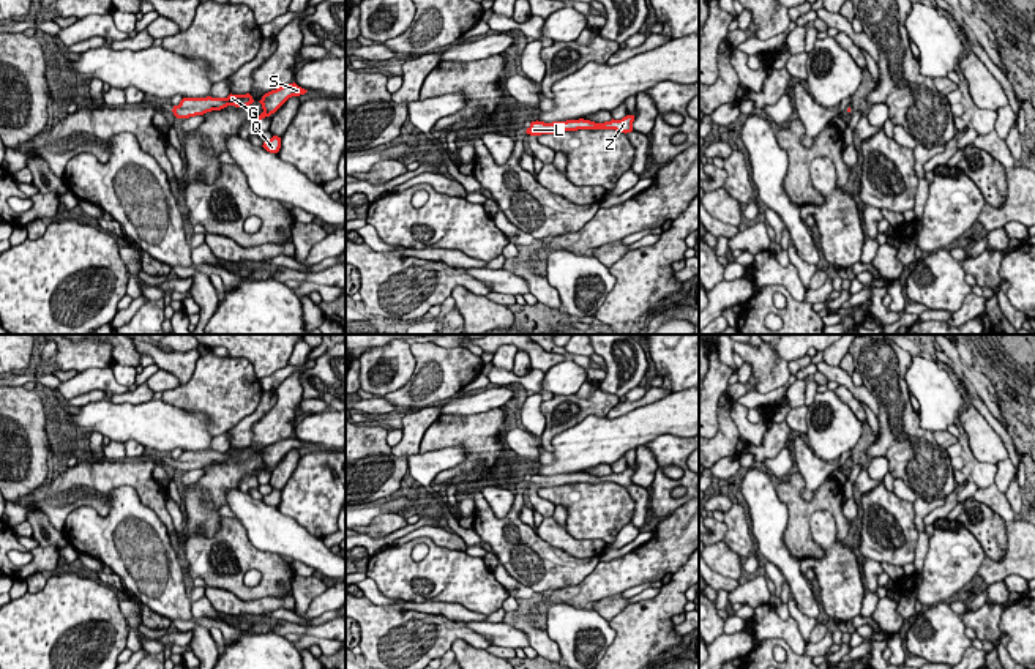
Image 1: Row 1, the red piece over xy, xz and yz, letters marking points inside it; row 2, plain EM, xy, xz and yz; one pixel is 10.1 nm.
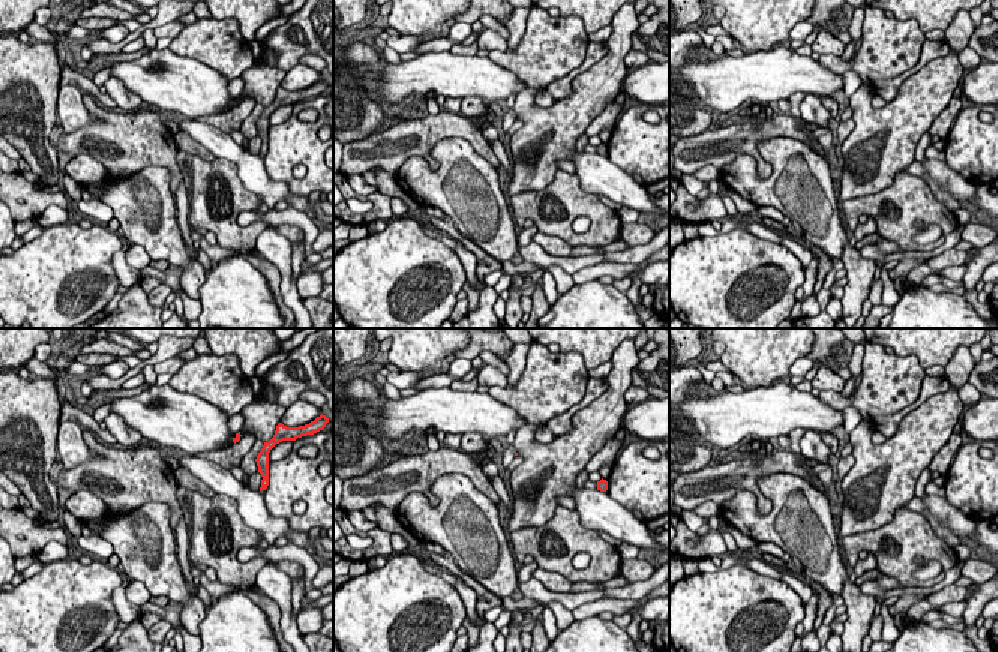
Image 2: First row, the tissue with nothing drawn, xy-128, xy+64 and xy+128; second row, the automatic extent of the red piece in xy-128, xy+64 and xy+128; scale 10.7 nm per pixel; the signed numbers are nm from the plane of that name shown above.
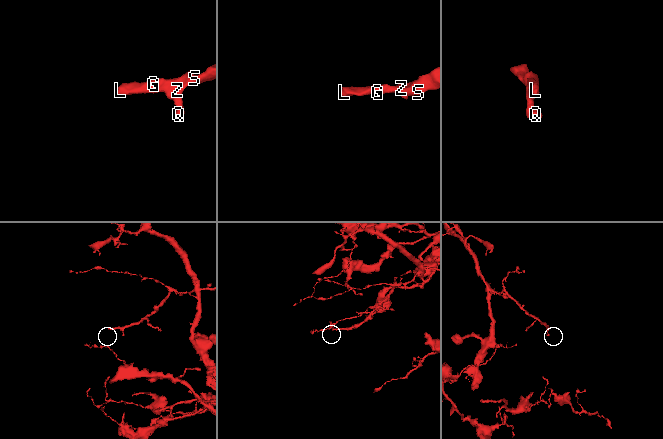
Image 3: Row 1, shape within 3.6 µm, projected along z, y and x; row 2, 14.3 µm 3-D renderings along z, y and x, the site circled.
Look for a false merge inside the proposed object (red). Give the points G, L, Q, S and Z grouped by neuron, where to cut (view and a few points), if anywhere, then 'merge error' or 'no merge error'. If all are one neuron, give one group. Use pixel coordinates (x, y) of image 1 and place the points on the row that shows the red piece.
groups G L Q S Z; cut none; no merge error

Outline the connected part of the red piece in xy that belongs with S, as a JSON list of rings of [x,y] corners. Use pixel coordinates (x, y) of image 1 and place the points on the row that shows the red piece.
[[[293,82],[265,93],[259,101],[262,104],[263,112],[257,117],[256,121],[260,121],[262,118],[275,114],[289,98],[305,95],[306,92],[308,90],[298,87]]]

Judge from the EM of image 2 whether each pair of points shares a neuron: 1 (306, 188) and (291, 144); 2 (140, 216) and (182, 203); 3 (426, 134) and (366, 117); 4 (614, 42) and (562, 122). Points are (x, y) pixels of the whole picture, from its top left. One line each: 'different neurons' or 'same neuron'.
1: same neuron
2: different neurons
3: different neurons
4: same neuron

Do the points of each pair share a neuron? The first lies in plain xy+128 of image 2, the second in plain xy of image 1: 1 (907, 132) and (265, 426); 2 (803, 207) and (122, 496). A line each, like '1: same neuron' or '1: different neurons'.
1: same neuron
2: same neuron

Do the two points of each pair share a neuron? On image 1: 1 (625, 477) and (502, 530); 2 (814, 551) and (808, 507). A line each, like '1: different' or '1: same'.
1: same
2: same

